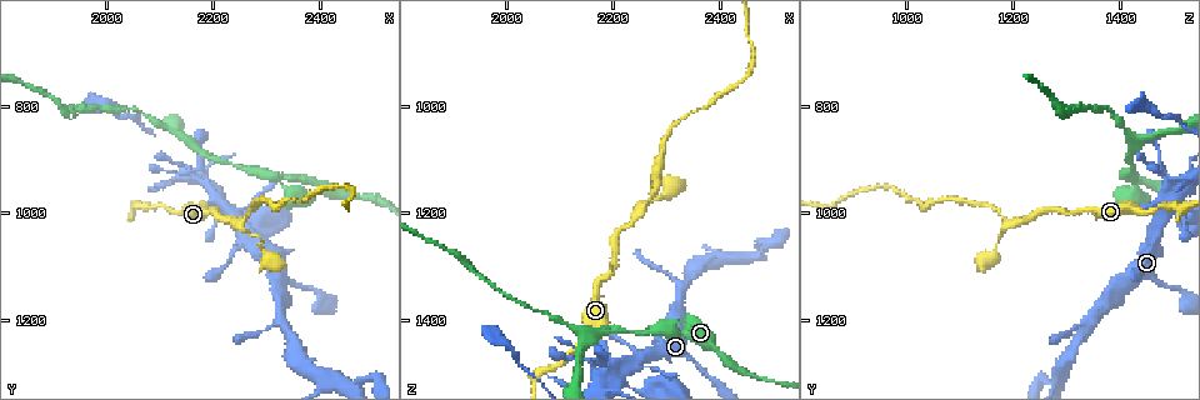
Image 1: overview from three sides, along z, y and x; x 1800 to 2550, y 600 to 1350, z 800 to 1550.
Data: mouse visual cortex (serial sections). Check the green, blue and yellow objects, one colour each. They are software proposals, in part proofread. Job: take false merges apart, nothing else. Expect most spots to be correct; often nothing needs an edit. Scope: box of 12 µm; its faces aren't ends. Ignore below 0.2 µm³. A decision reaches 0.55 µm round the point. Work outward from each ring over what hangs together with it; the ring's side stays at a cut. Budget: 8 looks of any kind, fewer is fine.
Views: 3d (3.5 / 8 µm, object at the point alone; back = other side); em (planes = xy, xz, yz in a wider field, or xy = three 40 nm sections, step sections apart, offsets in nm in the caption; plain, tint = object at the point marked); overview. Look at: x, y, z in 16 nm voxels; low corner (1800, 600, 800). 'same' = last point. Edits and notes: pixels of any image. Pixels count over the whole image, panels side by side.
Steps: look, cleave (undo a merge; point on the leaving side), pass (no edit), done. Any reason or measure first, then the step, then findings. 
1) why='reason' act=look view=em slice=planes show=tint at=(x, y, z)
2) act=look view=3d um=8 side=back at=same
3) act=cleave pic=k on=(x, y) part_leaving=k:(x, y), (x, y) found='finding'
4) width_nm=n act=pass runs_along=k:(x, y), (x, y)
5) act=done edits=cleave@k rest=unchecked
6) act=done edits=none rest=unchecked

why='thin arm on a thick one' act=look view=3d um=3.5 side=back at=(2215, 975, 1505)

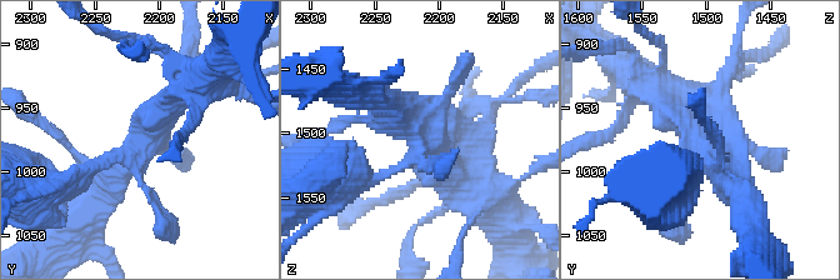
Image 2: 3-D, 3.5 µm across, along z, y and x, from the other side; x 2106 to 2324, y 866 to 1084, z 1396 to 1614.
act=look view=em slice=xy step=5 show=plain at=(2216, 978, 1504)

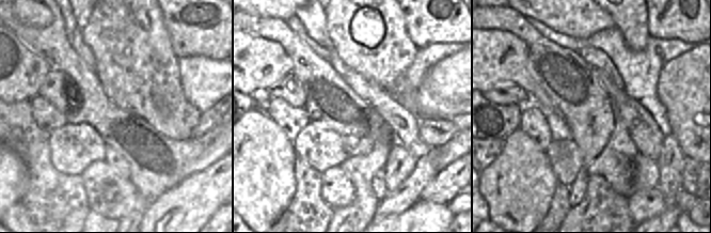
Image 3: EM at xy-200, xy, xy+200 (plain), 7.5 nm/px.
act=look view=em slice=xy step=5 show=tint at=same

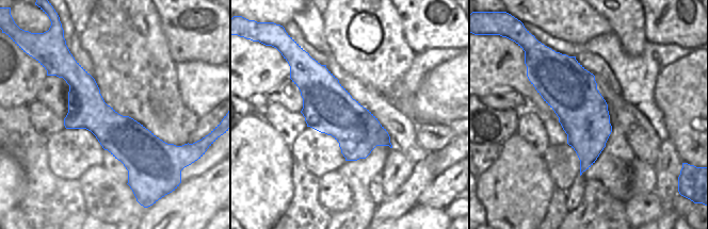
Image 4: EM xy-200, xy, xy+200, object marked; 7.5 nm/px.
act=pass runs_along=2:(743, 203), (701, 145), (663, 176) found='one cell here'

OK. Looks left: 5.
why='two arms in line, one across' act=look view=3d um=8 at=(2310, 930, 1415)

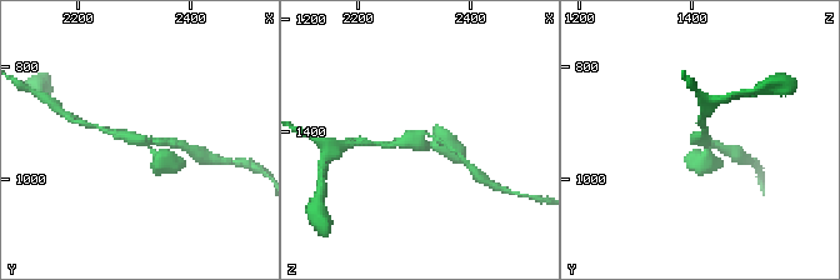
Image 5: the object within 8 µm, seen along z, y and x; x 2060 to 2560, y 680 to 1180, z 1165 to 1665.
act=look view=em slice=planes show=tint at=(2305, 930, 1420)

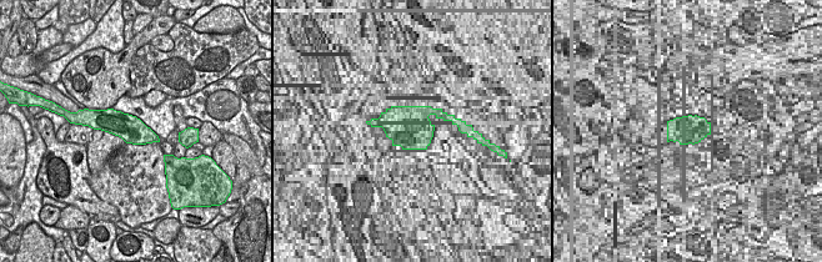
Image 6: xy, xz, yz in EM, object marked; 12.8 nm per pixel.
act=pass runs_along=5:(168, 163), (134, 136), (105, 130) found='all the same cell'

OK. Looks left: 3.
why='three-way junction' act=look view=3d um=3.5 at=(2165, 875, 1425)

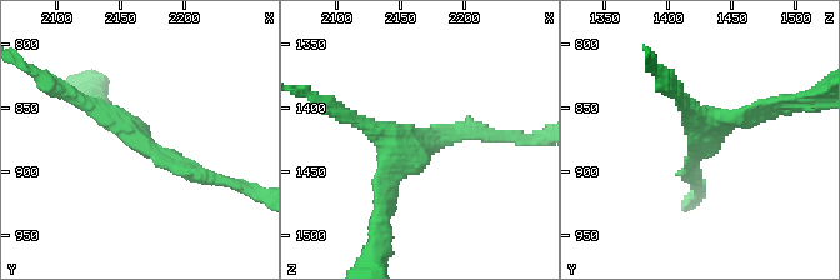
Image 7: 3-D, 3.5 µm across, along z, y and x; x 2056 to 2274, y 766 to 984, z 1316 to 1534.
why='need the tissue' act=look view=em slice=xy step=5 show=tint at=(2168, 876, 1424)

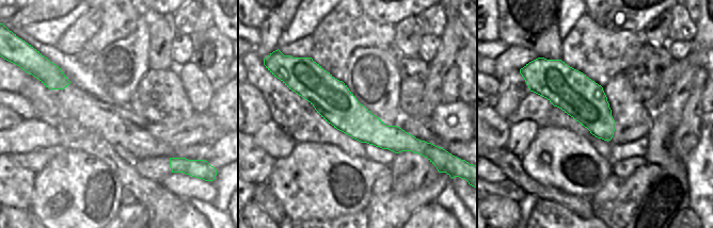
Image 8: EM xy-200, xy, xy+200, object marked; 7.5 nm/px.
arms=3 act=pass runs_along=7:(211, 178), (174, 170), (78, 96) found='one cell here'

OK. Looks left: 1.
act=done edits=none rest=unchecked

